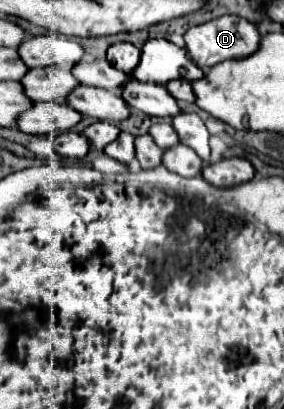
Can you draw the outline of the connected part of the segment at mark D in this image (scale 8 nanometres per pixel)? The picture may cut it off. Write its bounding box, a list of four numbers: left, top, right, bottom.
[185,16,259,68]

